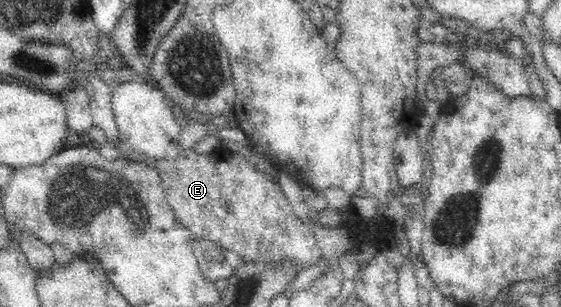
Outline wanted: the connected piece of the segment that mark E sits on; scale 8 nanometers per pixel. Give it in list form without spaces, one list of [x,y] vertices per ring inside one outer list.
[[[219,147],[209,154],[195,153],[182,149],[174,158],[157,160],[166,199],[178,223],[190,231],[197,240],[208,240],[221,245],[228,251],[238,253],[245,262],[278,262],[280,259],[296,262],[319,263],[323,253],[316,243],[310,228],[301,216],[295,214],[283,193],[280,184],[267,174],[261,173],[244,156]]]

